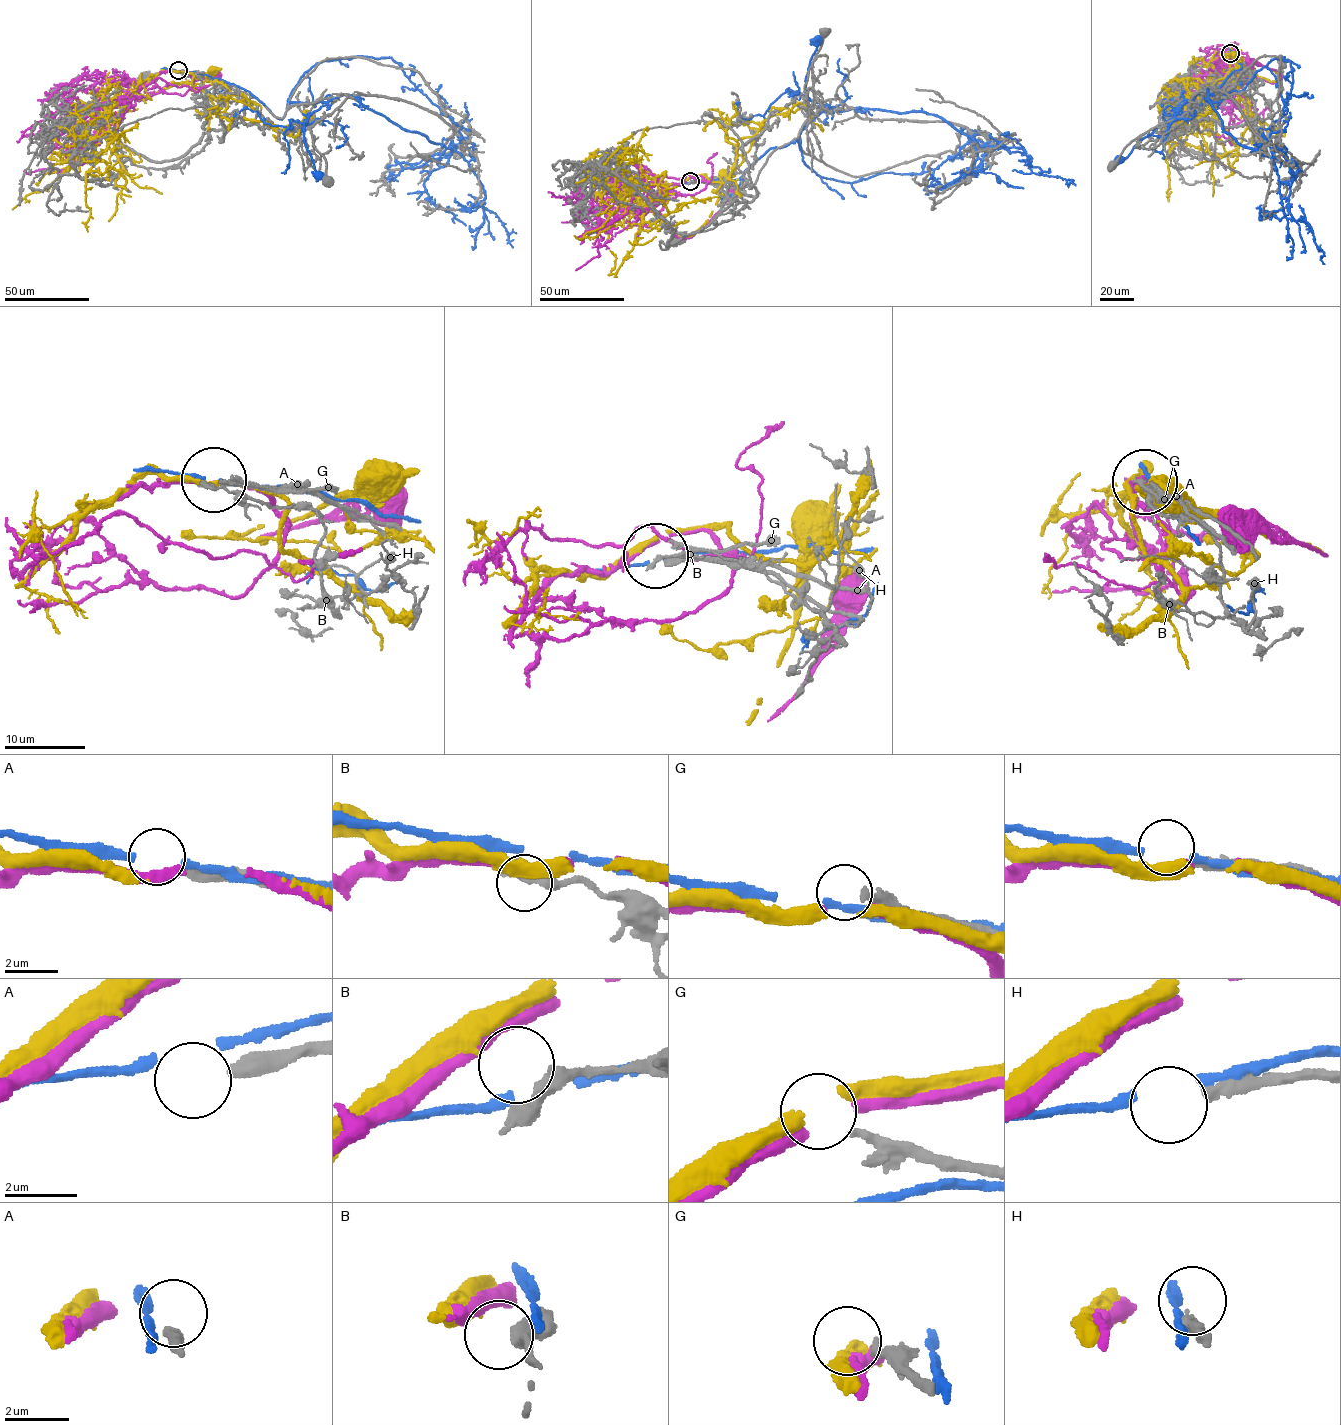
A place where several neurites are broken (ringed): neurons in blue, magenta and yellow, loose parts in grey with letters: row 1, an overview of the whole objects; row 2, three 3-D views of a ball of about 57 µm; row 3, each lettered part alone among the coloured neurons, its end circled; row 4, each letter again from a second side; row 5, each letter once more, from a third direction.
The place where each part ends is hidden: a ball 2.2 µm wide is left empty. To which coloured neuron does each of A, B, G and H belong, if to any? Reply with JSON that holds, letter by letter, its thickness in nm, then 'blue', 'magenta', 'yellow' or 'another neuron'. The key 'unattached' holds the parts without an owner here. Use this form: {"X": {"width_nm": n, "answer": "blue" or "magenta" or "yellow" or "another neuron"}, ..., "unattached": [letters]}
{"A": {"width_nm": 400, "answer": "another neuron"}, "B": {"width_nm": 360, "answer": "another neuron"}, "G": {"width_nm": 240, "answer": "another neuron"}, "H": {"width_nm": 320, "answer": "another neuron"}, "unattached": ["A", "B", "G", "H"]}

